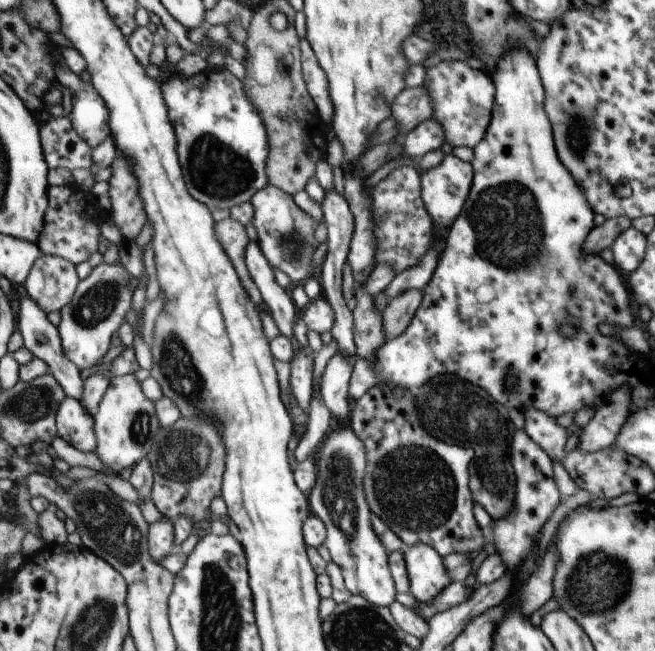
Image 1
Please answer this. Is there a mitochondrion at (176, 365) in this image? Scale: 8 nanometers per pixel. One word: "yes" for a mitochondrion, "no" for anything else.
yes

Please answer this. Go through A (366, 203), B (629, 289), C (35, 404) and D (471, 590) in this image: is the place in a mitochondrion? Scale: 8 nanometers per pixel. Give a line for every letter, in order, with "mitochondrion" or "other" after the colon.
A: other
B: other
C: mitochondrion
D: other

